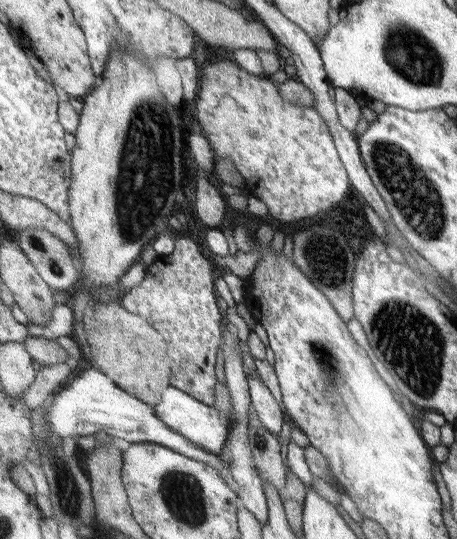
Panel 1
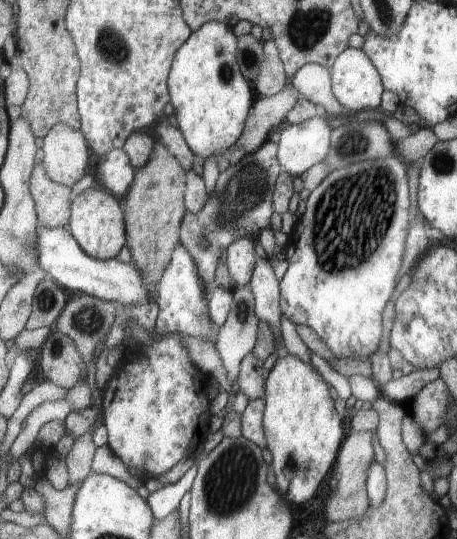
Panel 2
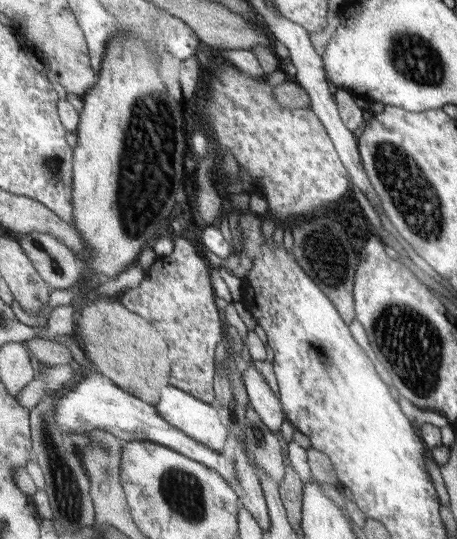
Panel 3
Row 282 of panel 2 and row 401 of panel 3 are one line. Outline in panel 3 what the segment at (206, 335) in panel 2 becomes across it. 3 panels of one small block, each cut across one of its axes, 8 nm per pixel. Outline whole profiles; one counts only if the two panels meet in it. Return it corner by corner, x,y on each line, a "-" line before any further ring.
168,384
160,391
160,400
154,406
177,430
215,452
222,452
227,428
211,404

